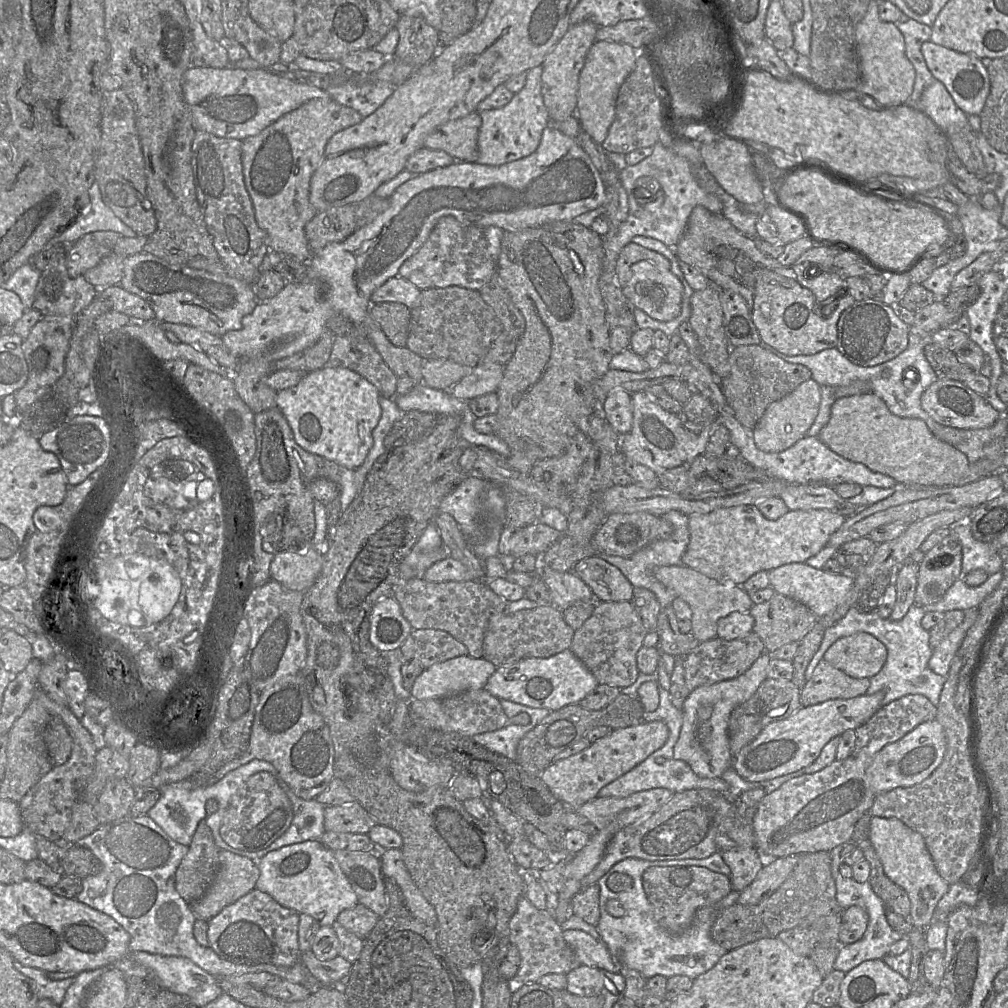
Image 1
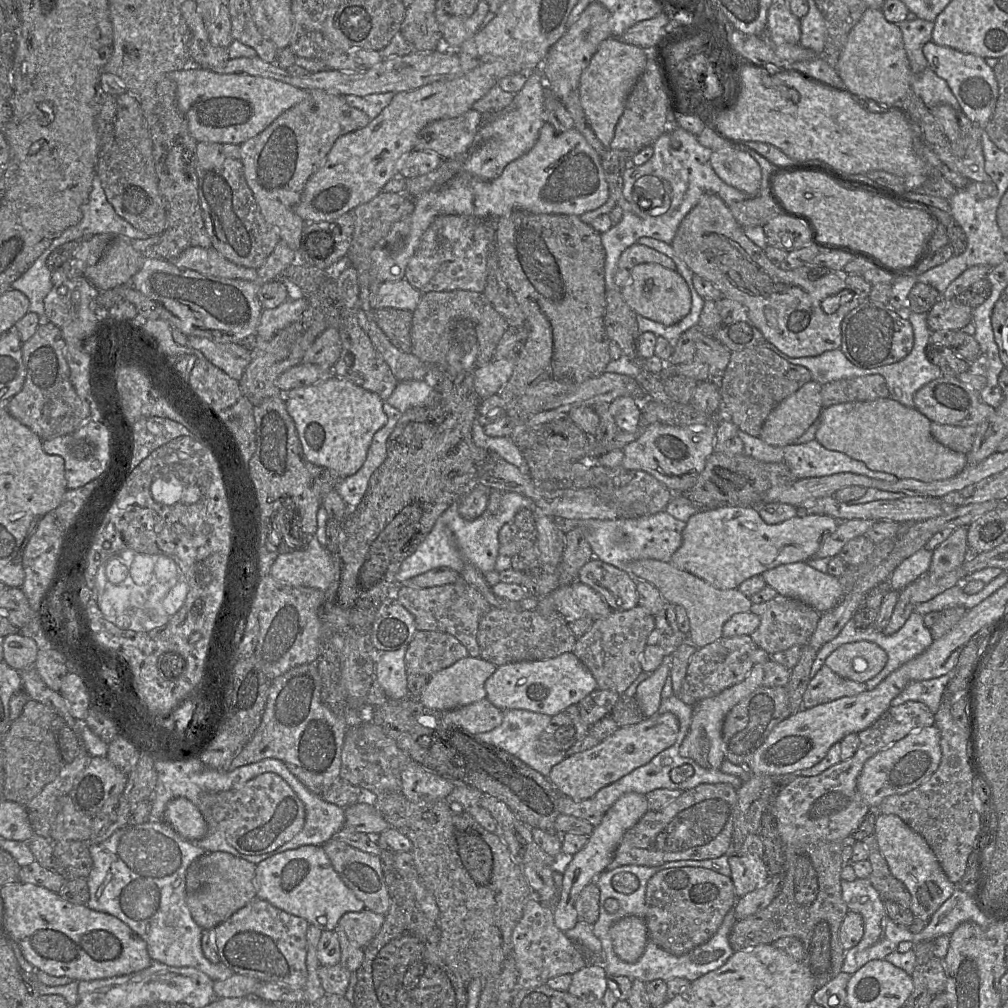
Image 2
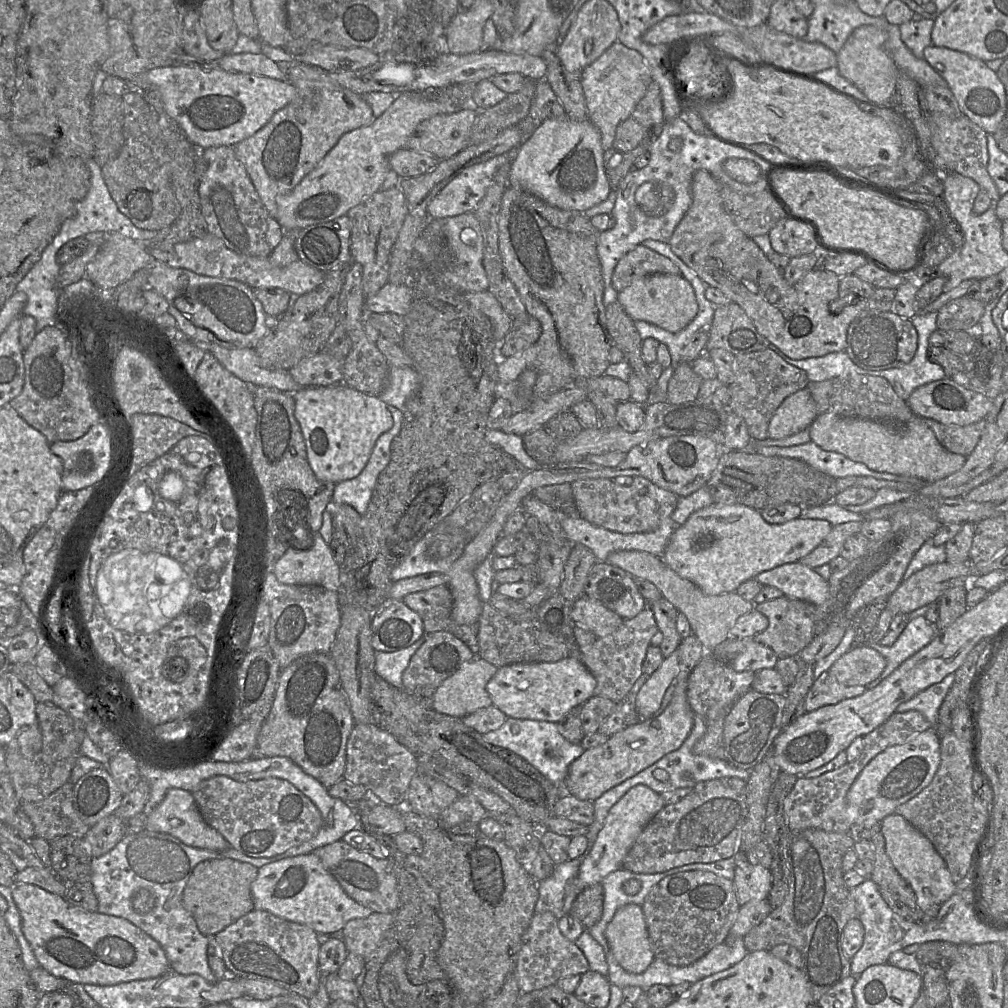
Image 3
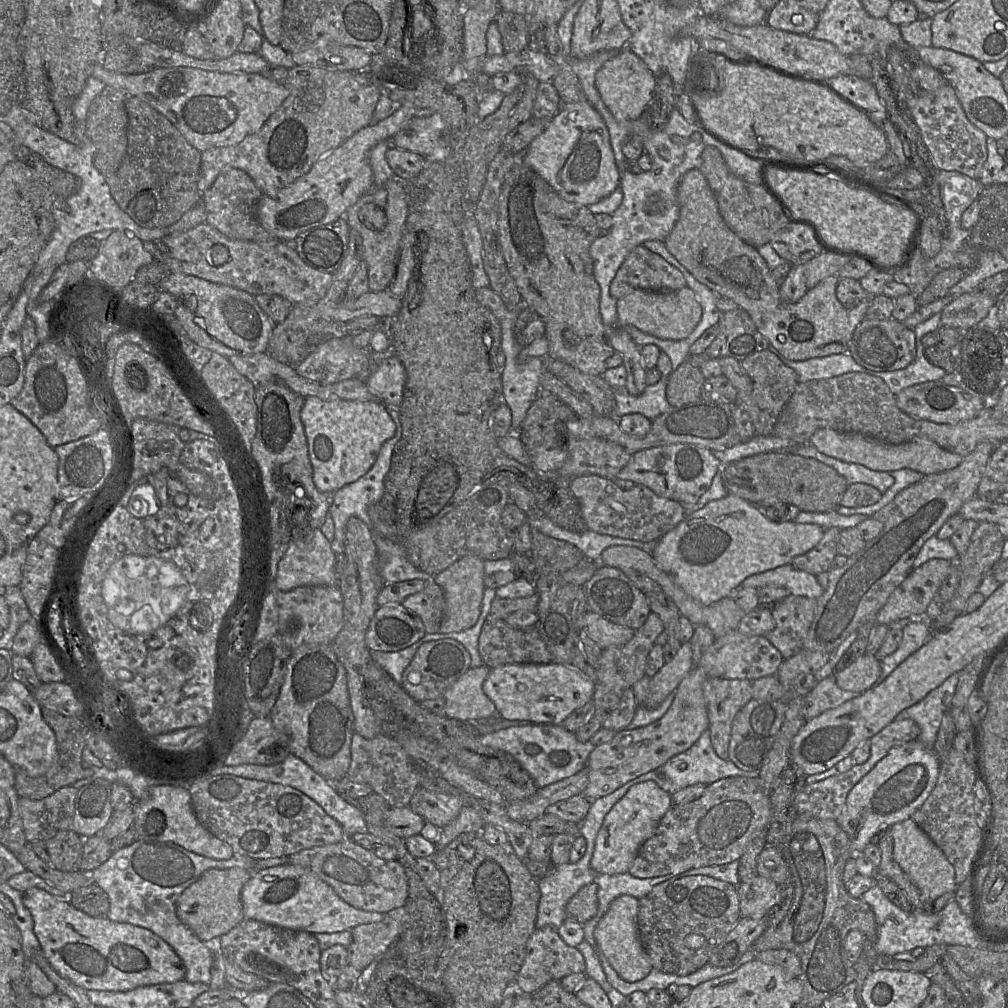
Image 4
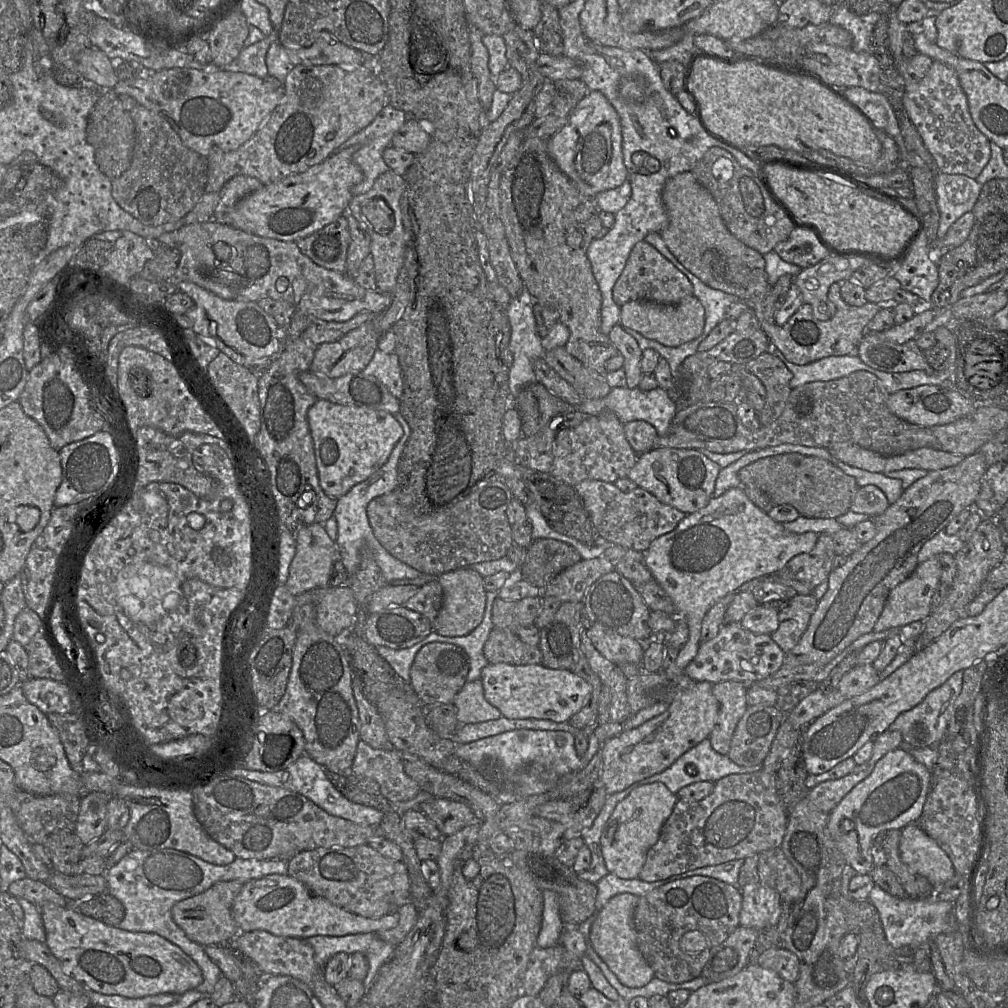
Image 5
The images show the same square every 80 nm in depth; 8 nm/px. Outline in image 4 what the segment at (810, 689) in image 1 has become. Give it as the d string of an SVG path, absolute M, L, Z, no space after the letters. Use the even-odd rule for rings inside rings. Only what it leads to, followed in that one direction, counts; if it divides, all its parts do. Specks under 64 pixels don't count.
M835 673L817 682L805 697L804 716L810 720L828 709L839 707L861 693L841 689L835 680Z

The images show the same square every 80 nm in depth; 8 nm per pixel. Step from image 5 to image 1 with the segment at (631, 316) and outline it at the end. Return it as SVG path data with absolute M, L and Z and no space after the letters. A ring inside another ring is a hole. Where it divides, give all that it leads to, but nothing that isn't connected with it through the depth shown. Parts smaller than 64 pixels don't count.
M649 261L631 266L631 277L622 292L635 308L660 322L672 321L681 312L682 283L670 270L661 270Z

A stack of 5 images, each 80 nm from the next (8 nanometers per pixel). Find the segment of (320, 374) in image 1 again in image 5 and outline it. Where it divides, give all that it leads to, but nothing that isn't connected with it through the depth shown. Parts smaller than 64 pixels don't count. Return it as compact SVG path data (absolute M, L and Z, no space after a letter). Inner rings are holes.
M324 399L316 400L309 408L307 418L320 486L328 497L335 500L380 469L403 435L400 423L391 413Z

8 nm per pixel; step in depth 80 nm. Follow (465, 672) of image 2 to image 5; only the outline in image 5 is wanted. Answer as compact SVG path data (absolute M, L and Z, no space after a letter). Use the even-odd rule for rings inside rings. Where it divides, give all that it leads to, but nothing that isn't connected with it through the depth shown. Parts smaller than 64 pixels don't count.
M481 679L467 682L455 696L453 705L461 725L487 722L502 717L501 712L485 699Z

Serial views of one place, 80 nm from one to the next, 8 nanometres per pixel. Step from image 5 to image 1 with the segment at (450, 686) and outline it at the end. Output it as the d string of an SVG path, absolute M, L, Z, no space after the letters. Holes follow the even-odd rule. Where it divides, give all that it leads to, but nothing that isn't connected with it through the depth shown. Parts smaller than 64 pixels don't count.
M413 629L401 646L400 655L404 661L417 663L426 669L455 657L466 656L468 649L446 631Z

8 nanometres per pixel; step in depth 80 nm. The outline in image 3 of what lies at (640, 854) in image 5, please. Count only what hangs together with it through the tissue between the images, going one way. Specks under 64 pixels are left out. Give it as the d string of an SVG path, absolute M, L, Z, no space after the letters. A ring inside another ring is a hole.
M637 785L628 790L609 810L602 829L590 851L583 858L577 875L578 889L583 891L593 884L601 883L607 875L621 869L623 861L637 837L665 806L661 795L645 785Z

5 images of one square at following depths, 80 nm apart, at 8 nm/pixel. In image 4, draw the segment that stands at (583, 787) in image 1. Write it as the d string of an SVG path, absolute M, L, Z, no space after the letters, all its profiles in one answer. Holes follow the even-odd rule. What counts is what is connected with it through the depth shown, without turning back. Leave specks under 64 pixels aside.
M695 665L681 681L667 712L657 721L636 729L616 732L613 739L596 746L586 763L588 785L583 796L589 800L605 797L629 781L664 765L670 758L689 749L709 729L703 683L709 676Z

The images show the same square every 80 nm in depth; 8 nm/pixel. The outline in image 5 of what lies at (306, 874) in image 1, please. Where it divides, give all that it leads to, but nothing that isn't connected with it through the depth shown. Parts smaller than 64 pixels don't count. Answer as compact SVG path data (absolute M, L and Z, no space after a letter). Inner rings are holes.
M271 874L244 883L232 905L232 916L240 932L264 930L276 936L309 938L317 935L345 936L390 930L398 925L397 912L380 918L366 918L312 894L289 874Z

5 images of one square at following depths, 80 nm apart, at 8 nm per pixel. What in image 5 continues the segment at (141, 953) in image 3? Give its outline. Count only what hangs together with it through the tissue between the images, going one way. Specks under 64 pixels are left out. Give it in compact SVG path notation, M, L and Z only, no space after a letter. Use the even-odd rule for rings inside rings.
M45 903L39 907L39 910L45 931L44 943L59 960L65 973L87 990L107 995L142 998L162 993L182 994L196 989L203 982L202 971L198 964L180 947L156 933L131 932L110 926L82 914L70 904L57 906L53 903Z

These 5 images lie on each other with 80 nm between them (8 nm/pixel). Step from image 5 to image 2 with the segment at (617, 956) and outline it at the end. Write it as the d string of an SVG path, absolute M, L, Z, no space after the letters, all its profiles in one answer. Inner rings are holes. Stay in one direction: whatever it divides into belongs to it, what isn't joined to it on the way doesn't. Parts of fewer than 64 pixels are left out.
M627 916L617 921L610 929L616 955L628 963L637 962L645 951L648 932L645 919Z

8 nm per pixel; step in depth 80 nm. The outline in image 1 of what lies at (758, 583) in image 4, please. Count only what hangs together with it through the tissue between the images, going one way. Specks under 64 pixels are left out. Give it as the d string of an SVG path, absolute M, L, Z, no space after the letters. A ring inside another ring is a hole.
M790 563L768 572L770 586L776 593L795 599L808 607L818 618L832 612L846 597L854 584L854 576L828 574L807 563Z

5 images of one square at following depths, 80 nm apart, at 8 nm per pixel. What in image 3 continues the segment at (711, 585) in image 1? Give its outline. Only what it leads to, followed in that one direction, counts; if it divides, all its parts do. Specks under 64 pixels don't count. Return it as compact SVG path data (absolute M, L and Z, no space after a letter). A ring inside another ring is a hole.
M622 550L609 554L605 561L629 573L633 578L646 579L653 583L662 596L672 603L678 612L682 612L688 619L692 634L702 643L706 651L729 638L731 628L737 619L751 611L755 604L744 600L736 592L721 595L707 595L691 581L680 577L662 559L643 551Z

